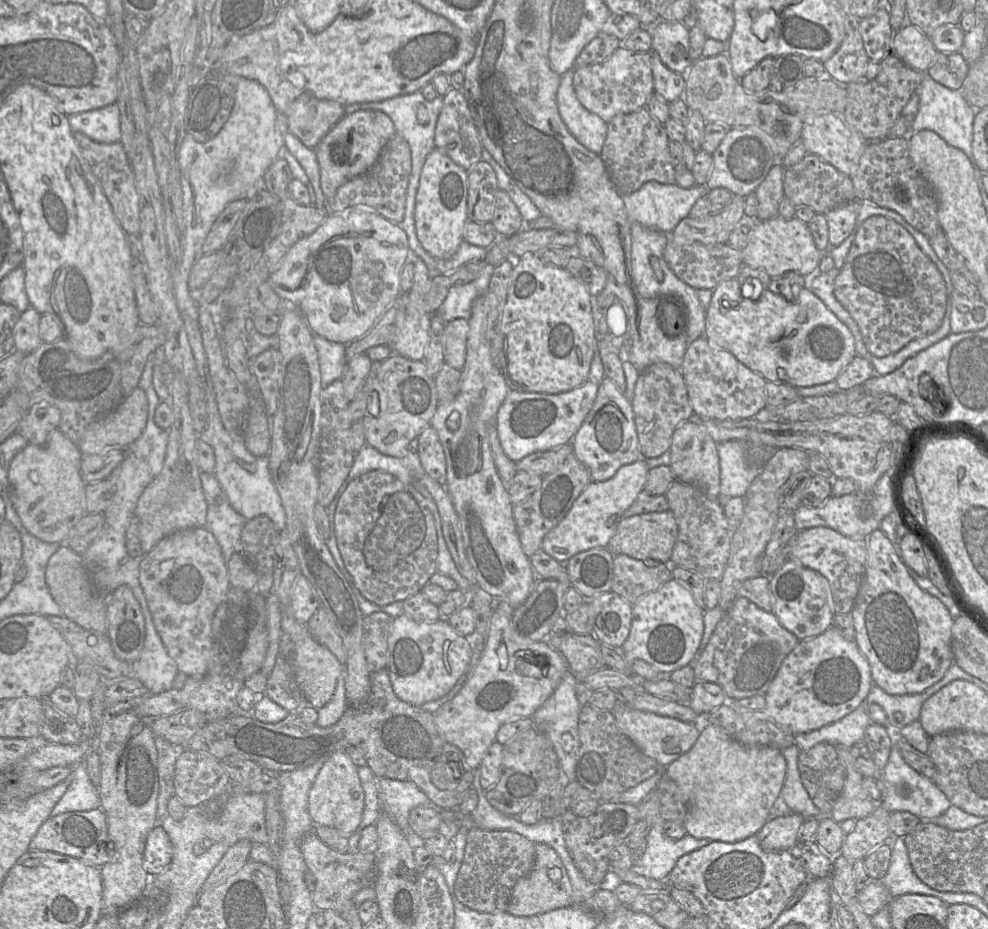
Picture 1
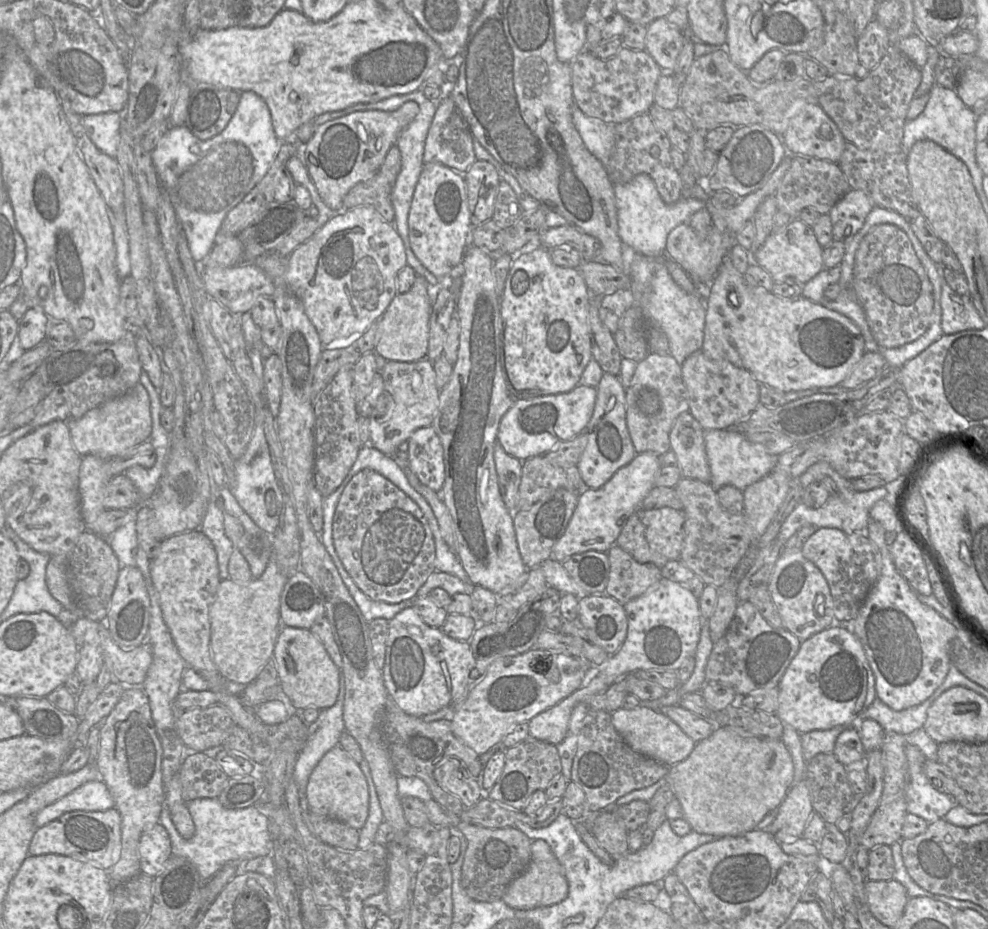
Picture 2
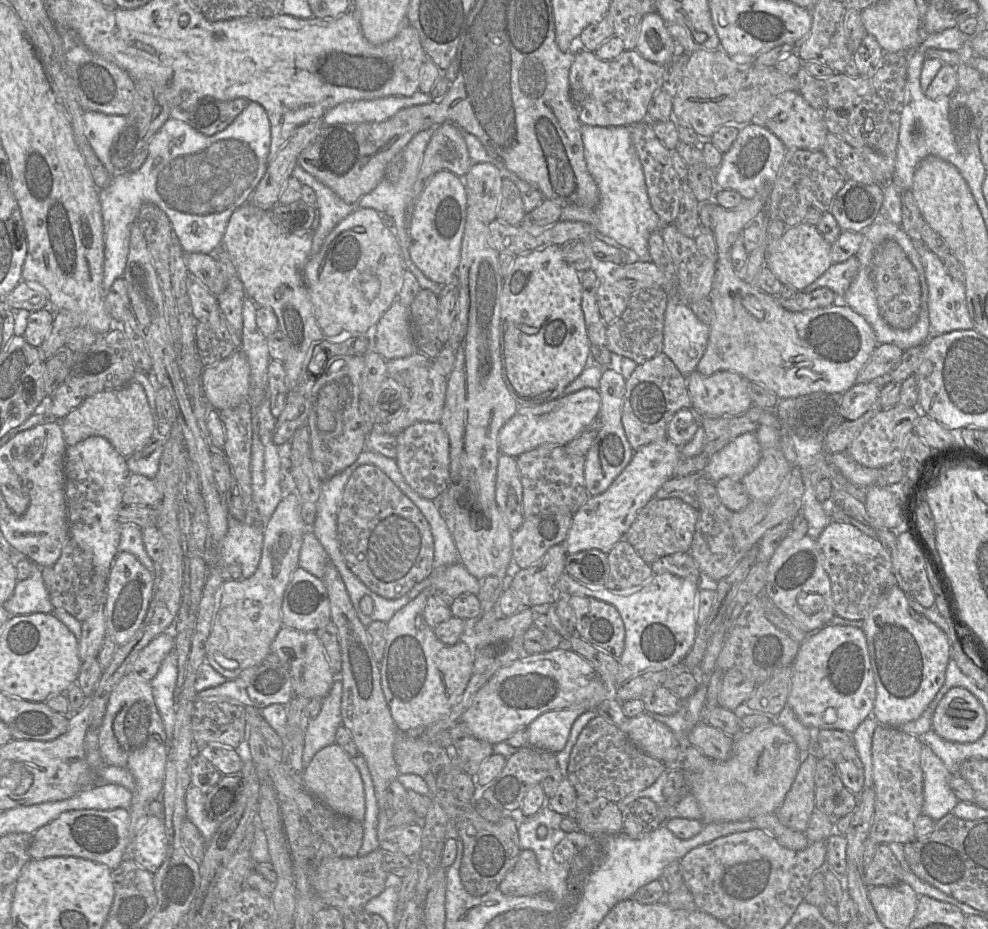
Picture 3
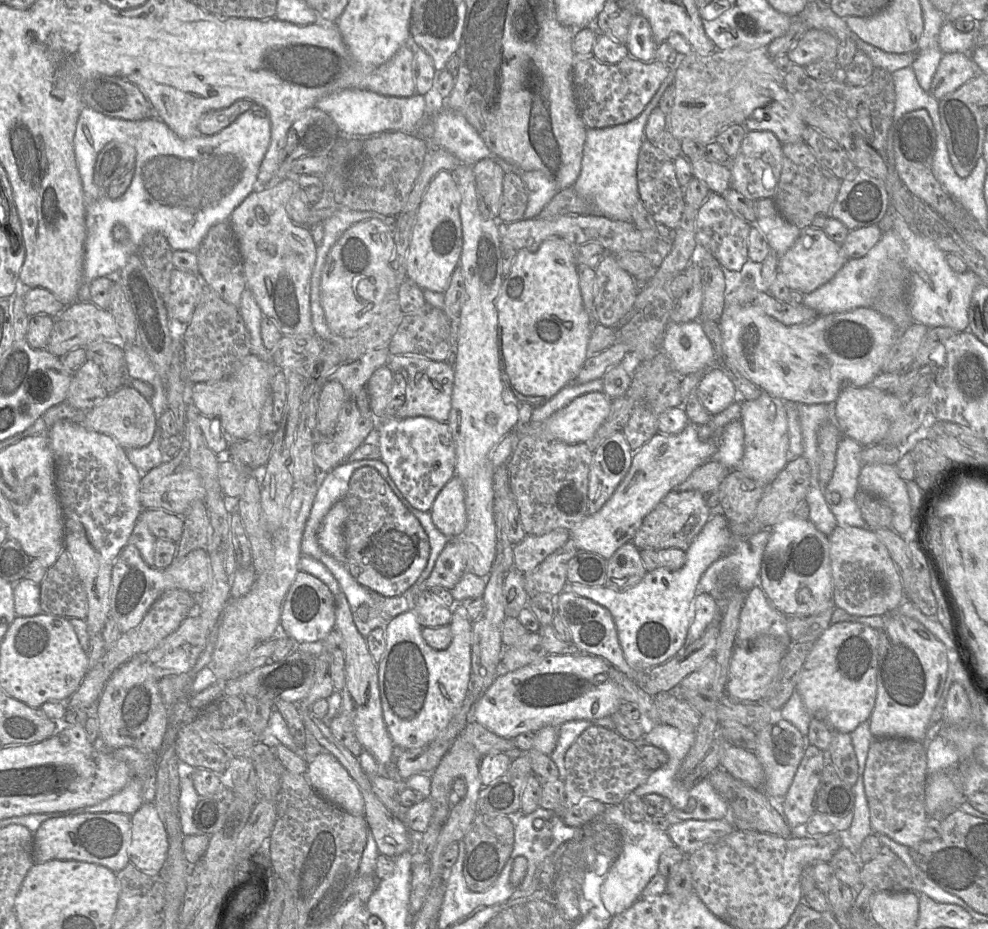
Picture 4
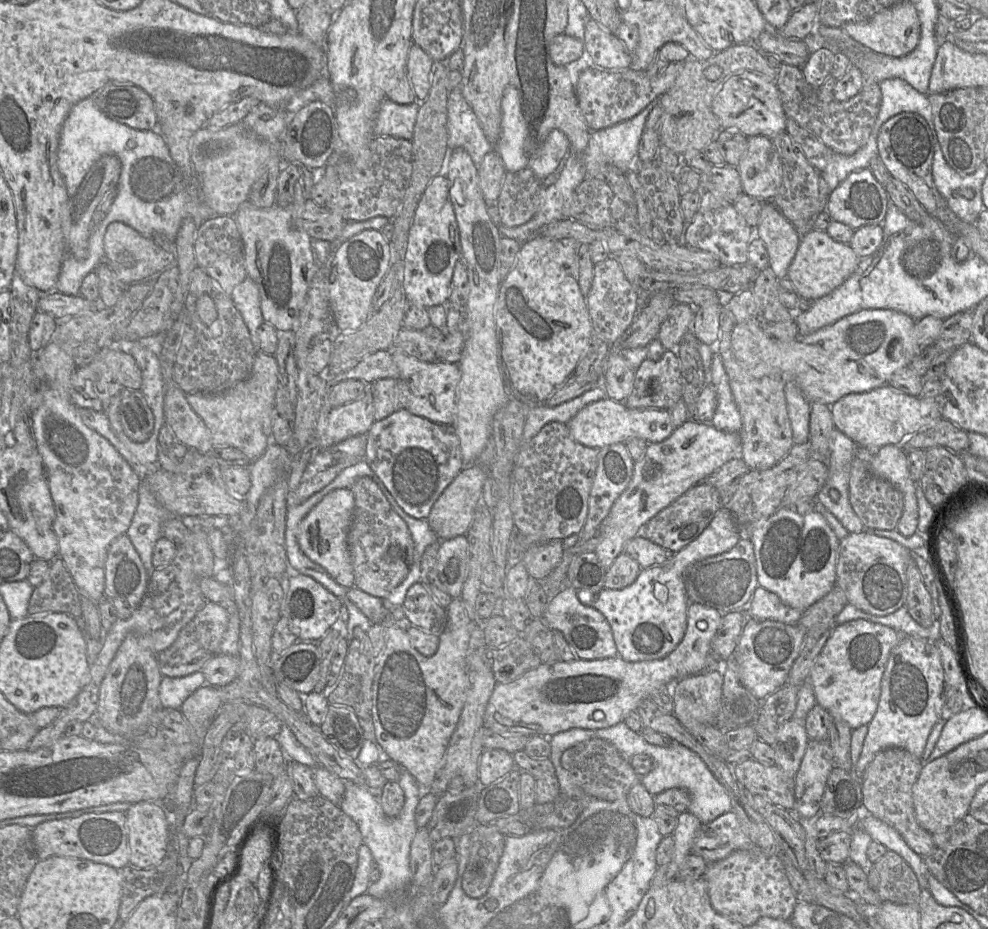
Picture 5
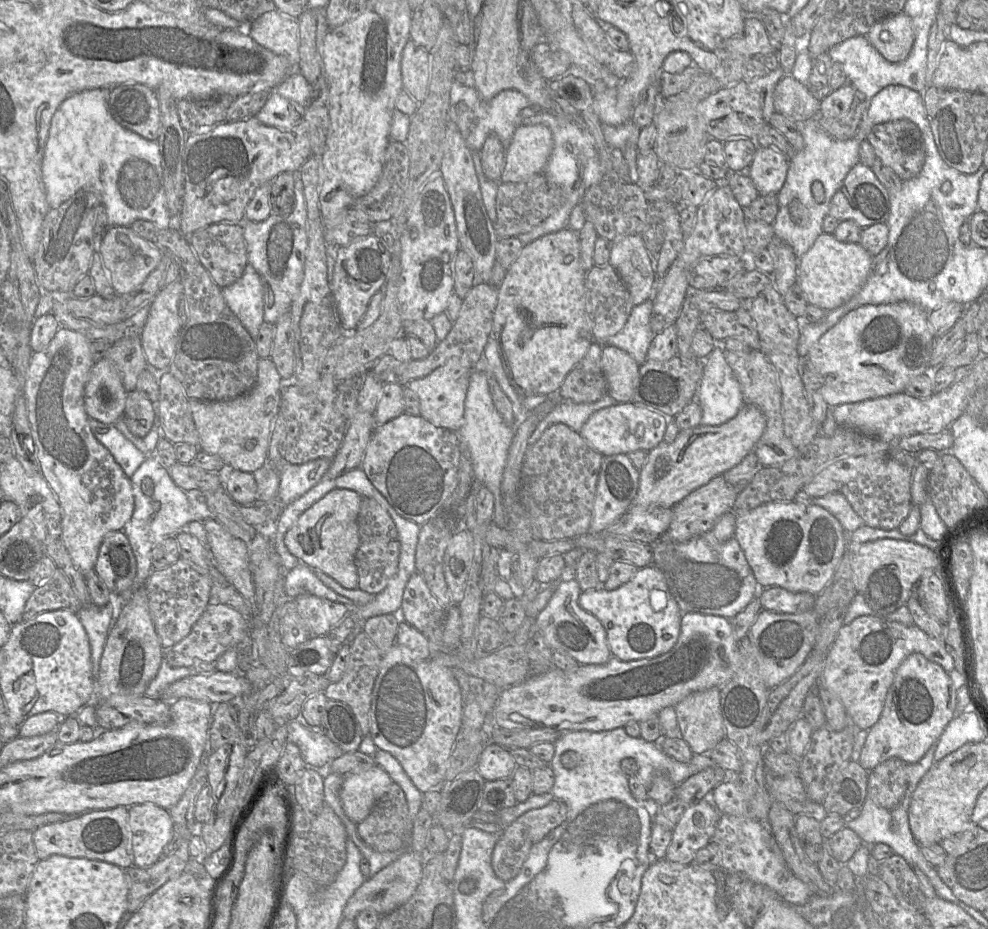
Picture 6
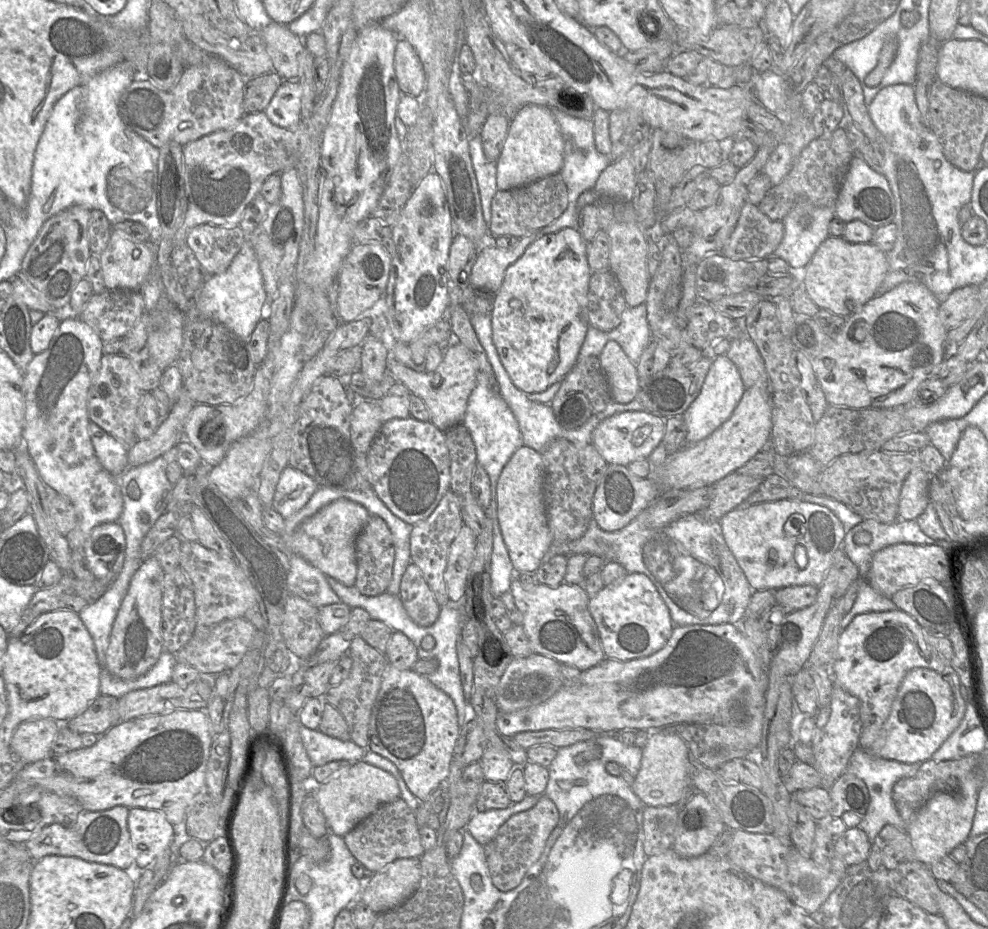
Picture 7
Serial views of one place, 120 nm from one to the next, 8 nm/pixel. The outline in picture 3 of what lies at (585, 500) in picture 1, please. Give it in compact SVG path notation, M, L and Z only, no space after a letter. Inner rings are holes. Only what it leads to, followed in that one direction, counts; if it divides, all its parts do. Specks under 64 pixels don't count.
M668 438L646 444L635 450L627 466L601 494L589 496L572 516L570 528L563 543L567 554L576 554L589 549L598 549L608 554L622 540L643 508L657 490L673 477L681 459L680 447Z

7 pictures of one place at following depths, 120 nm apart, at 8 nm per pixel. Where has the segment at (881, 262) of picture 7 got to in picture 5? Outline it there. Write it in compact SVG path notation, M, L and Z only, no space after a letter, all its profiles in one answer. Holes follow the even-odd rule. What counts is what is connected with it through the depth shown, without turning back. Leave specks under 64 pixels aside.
M814 228L802 236L787 277L800 297L815 301L842 285L856 270L859 260L849 244L837 242L826 231Z

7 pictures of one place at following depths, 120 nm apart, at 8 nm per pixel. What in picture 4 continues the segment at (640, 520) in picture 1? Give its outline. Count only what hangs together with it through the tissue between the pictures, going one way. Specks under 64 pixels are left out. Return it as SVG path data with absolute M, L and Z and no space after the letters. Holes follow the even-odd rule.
M672 490L646 515L632 542L639 550L678 548L686 551L711 516L712 510L699 491Z

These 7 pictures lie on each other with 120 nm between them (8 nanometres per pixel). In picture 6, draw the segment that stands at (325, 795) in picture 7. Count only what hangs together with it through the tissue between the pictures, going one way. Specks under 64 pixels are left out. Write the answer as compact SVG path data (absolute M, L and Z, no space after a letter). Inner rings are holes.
M378 765L344 776L340 798L344 813L357 825L363 822L394 782Z

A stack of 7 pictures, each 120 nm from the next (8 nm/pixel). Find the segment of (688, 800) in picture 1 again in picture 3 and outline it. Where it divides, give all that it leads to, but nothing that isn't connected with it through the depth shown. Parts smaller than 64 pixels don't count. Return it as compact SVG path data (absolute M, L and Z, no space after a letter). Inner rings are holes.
M778 723L741 730L731 737L733 746L727 760L713 760L711 767L704 772L686 773L686 784L698 801L704 824L752 820L759 815L776 813L789 792L804 757L793 737Z

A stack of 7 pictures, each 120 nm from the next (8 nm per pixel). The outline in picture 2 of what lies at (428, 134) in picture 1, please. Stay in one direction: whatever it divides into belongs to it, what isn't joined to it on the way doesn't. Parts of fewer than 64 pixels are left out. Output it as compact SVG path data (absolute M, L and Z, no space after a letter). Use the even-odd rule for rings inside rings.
M417 90L409 94L394 95L377 102L355 104L343 110L328 112L328 113L330 113L330 120L334 120L357 111L372 110L372 111L391 112L391 111L397 110L404 103L410 102L410 101L416 102L419 105L420 110L419 110L419 113L415 116L415 118L403 129L403 131L400 133L396 142L396 145L401 155L401 170L397 176L395 185L391 191L391 201L395 211L395 219L393 224L404 243L407 265L412 267L415 270L417 275L423 276L427 280L429 285L434 286L439 283L439 279L421 264L421 262L418 260L418 258L415 256L415 254L411 249L410 241L409 241L408 216L409 216L415 188L424 167L423 155L424 155L424 148L425 148L427 134L428 134L430 125L432 123L432 120L434 118L434 115L440 104L440 101L439 100L431 101L424 96L422 90Z

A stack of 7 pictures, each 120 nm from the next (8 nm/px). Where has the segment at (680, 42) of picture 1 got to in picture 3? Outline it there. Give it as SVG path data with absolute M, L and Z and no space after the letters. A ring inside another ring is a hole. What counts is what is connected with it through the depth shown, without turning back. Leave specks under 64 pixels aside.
M652 12L642 18L635 50L647 61L668 66L673 59L674 39L662 17Z

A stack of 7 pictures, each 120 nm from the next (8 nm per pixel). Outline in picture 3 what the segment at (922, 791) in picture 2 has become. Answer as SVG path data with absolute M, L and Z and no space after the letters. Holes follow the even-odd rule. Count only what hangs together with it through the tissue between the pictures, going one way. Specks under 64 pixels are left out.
M922 746L921 767L923 770L924 802L922 813L937 821L952 813L959 802L950 788L952 773L928 746Z

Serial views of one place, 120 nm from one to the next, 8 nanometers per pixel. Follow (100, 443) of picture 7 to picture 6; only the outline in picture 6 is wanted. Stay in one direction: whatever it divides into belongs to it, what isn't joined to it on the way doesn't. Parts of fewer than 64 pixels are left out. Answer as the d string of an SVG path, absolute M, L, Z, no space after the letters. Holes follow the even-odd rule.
M90 417L88 423L94 437L110 451L127 477L132 477L146 459L143 452L137 449L114 425L104 424Z

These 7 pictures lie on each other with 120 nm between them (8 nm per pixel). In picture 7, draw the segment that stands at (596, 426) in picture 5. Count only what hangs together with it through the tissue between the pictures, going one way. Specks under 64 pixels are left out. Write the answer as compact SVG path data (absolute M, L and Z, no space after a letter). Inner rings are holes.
M625 411L602 420L592 433L592 444L608 464L628 466L649 457L662 441L665 420L650 412Z

